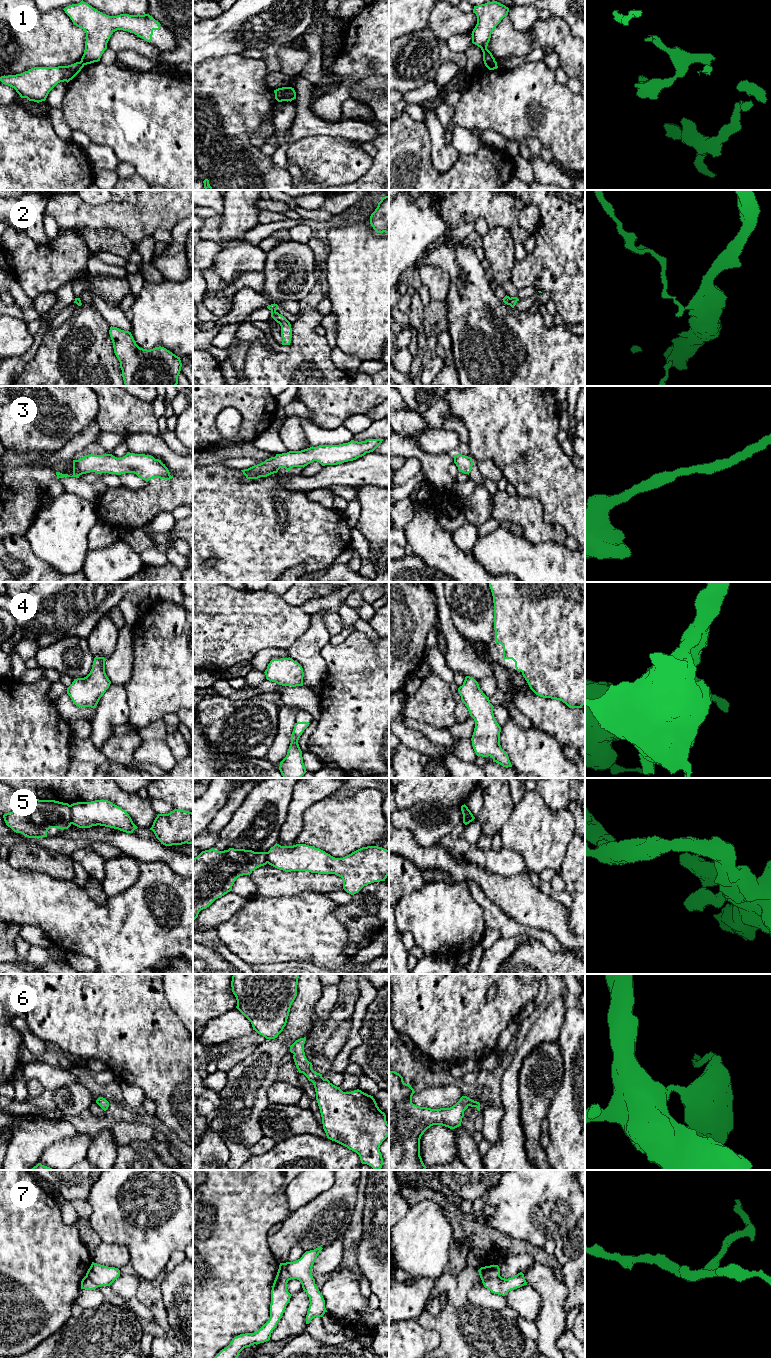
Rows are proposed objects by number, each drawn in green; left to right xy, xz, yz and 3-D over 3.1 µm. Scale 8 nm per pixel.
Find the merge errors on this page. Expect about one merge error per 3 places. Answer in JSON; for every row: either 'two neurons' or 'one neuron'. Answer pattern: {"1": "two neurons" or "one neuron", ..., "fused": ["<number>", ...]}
{"1": "two neurons", "2": "two neurons", "3": "one neuron", "4": "one neuron", "5": "two neurons", "6": "one neuron", "7": "two neurons", "fused": ["1", "2", "5", "7"]}

